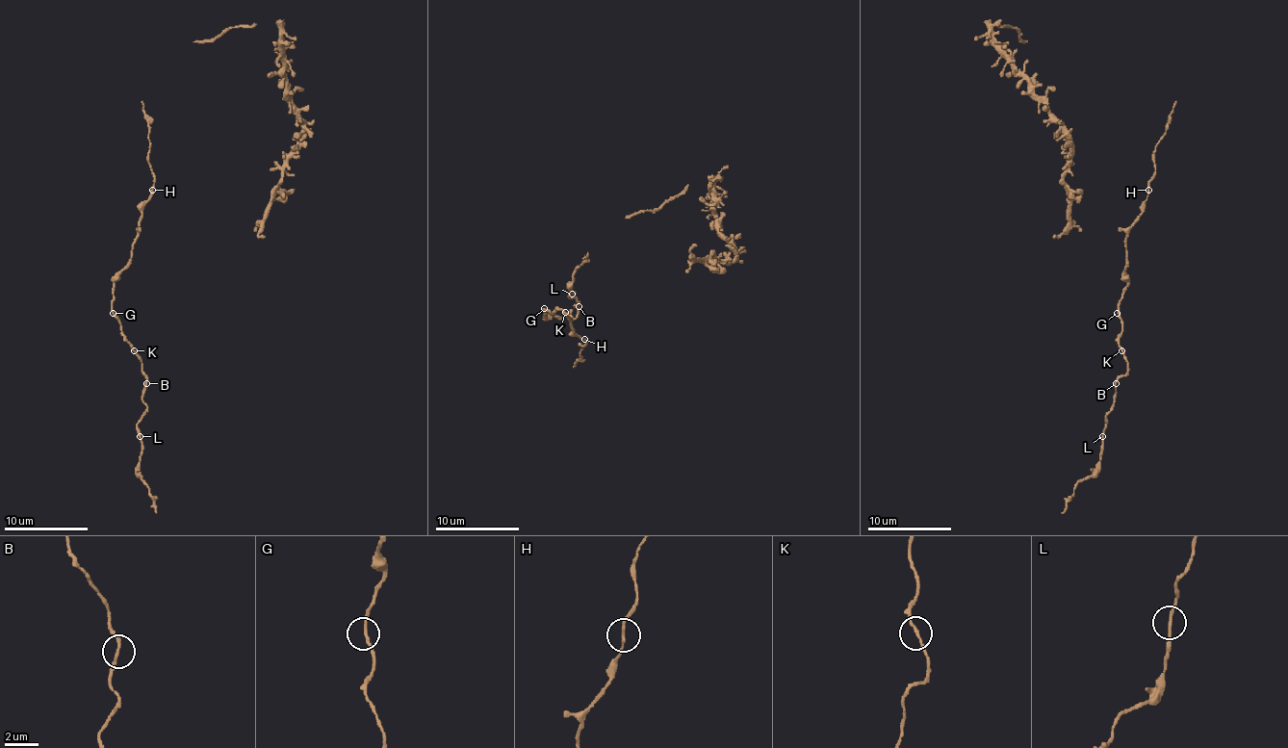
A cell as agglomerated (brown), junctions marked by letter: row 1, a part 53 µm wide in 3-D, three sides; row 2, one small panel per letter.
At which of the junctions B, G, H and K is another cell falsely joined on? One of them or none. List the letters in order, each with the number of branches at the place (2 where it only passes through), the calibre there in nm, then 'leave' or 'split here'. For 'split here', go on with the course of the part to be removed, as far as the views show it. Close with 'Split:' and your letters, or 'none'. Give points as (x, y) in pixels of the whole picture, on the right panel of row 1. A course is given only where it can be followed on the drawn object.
B: 2 | 170 nm | leave
G: 2 | 170 nm | leave
H: 2 | 160 nm | leave
K: 2 | 160 nm | leave
Split: none

